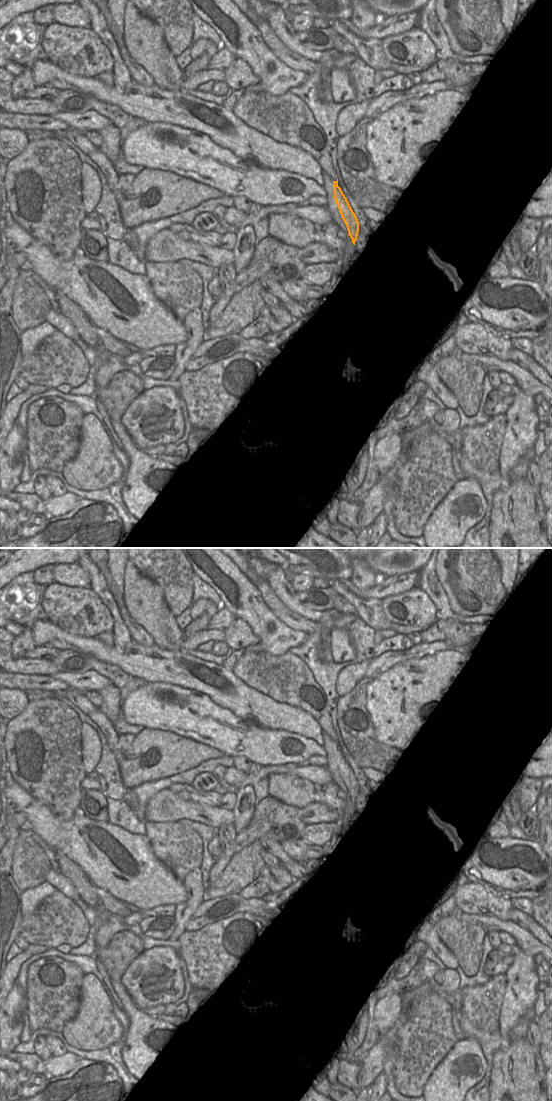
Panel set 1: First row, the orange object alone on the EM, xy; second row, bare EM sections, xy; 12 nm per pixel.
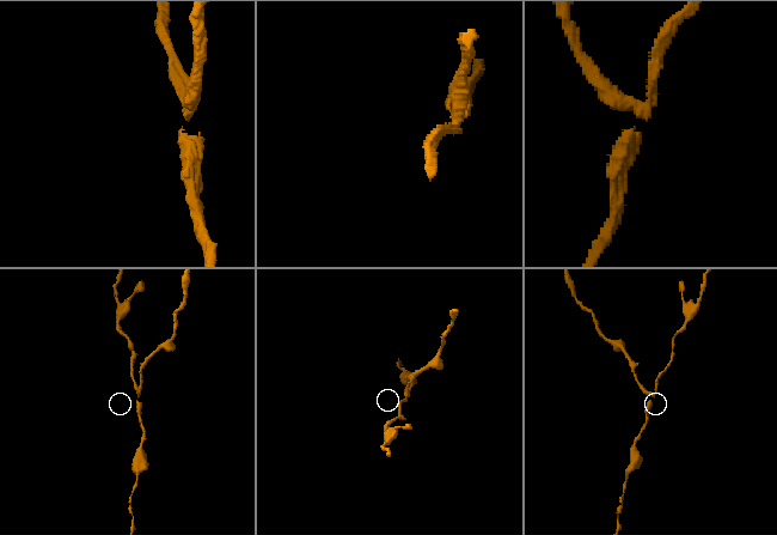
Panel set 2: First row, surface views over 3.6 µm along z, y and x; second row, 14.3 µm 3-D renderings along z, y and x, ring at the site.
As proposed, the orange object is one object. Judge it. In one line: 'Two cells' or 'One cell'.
Two cells

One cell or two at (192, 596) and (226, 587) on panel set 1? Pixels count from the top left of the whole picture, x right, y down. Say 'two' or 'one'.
two

